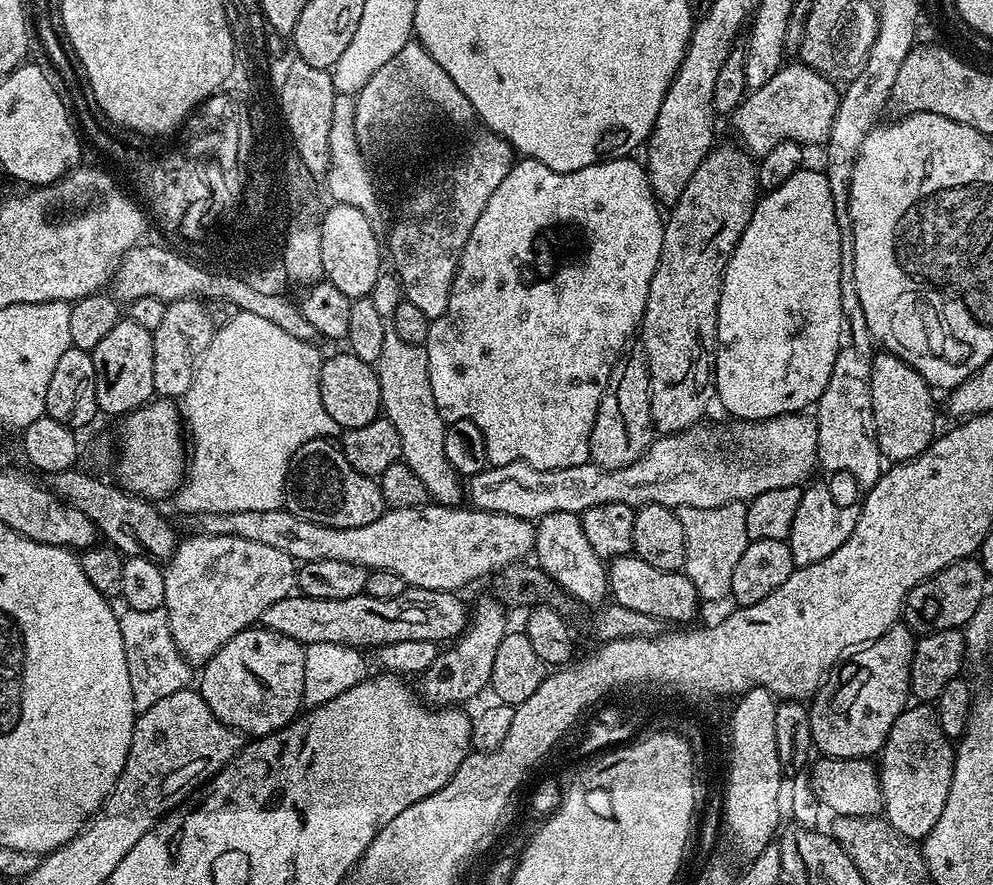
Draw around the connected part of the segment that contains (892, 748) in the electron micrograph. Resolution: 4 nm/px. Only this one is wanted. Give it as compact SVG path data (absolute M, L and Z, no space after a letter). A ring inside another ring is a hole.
M916 702L905 708L904 713L894 722L894 726L890 726L890 734L878 753L880 793L884 803L882 816L897 835L905 836L913 842L920 842L930 834L930 830L934 830L934 822L942 818L942 806L948 804L955 761L953 741L949 740L948 735L942 730L935 707L928 702Z

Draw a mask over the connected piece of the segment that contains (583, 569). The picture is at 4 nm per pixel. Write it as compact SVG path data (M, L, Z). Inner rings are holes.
M555 512L540 517L535 521L534 527L535 563L544 569L557 589L573 596L580 604L603 605L609 595L608 570L605 561L598 554L594 554L594 546L590 546L590 541L586 538L583 519L574 512Z

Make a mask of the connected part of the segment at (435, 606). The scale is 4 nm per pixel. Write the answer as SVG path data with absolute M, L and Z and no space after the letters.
M409 586L405 587L402 594L398 594L398 598L389 600L363 594L337 600L293 594L274 602L274 606L264 612L262 624L272 632L294 638L305 646L314 643L338 643L359 650L375 650L390 642L452 642L466 628L470 613L469 605L464 605L458 597L456 592Z

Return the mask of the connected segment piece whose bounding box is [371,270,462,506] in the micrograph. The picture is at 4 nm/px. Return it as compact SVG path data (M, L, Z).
M381 271L378 282L374 282L371 297L378 314L382 314L382 322L385 328L389 329L386 338L382 338L382 354L374 365L376 377L382 390L380 406L383 415L390 422L394 422L394 430L398 430L398 438L402 438L403 463L408 464L410 470L414 470L414 474L418 474L418 478L422 478L422 483L425 484L429 497L435 503L449 506L459 505L462 500L462 477L456 473L454 466L450 466L450 462L446 460L446 450L442 448L446 422L441 418L438 406L434 402L434 390L430 390L430 366L428 365L427 347L402 342L402 338L398 338L398 334L390 331L394 326L394 310L398 310L402 299L400 280L391 271Z

